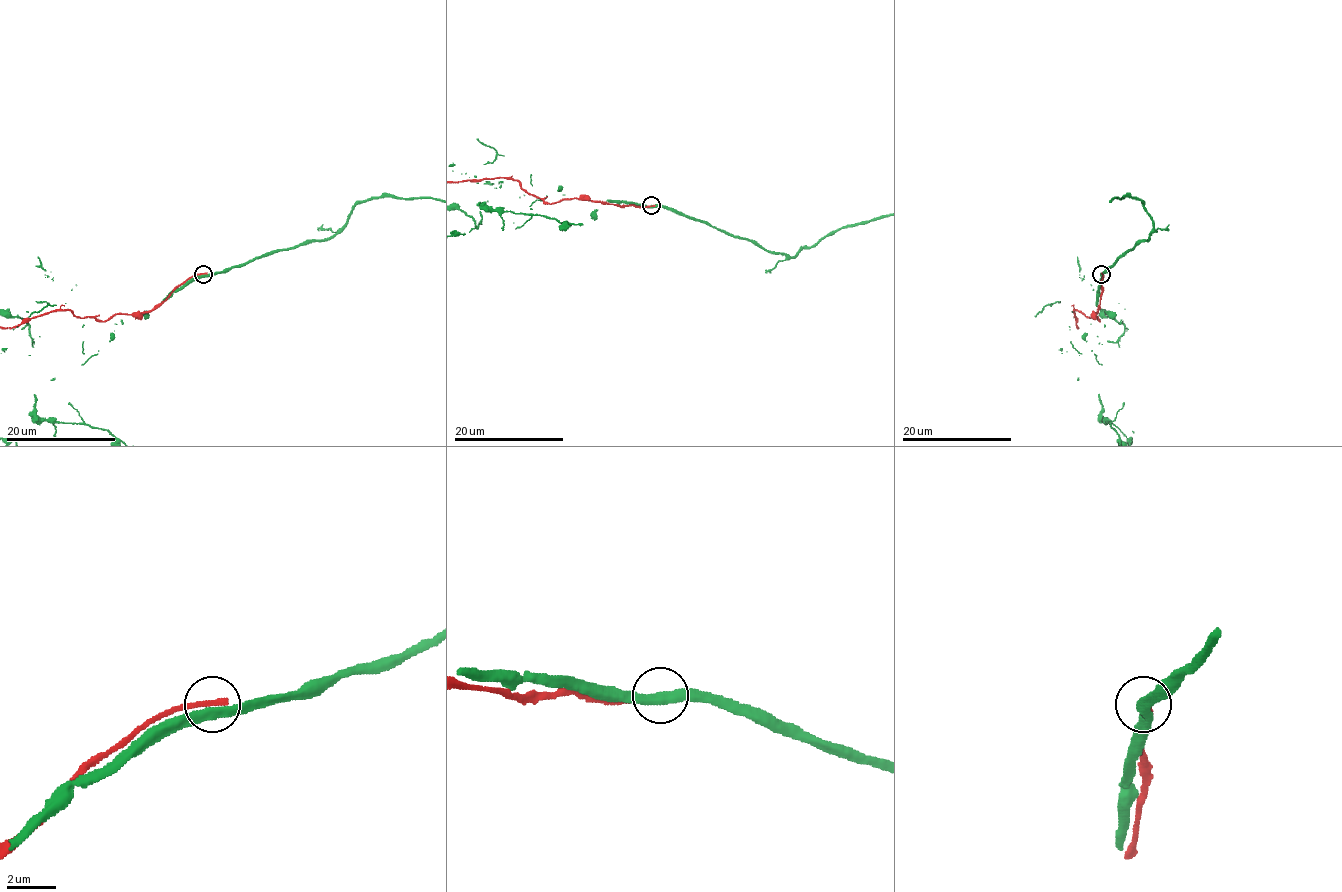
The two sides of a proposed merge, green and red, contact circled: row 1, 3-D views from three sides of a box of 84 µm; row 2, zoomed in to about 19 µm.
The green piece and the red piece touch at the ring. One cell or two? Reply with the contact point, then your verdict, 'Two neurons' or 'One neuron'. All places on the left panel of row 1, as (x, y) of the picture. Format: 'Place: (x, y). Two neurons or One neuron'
Place: (203, 274). Two neurons

